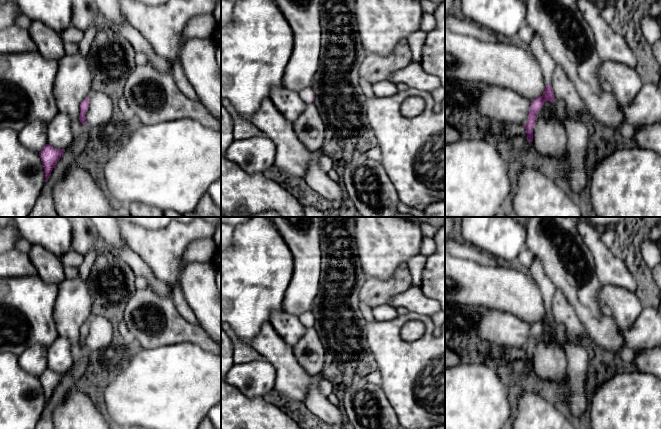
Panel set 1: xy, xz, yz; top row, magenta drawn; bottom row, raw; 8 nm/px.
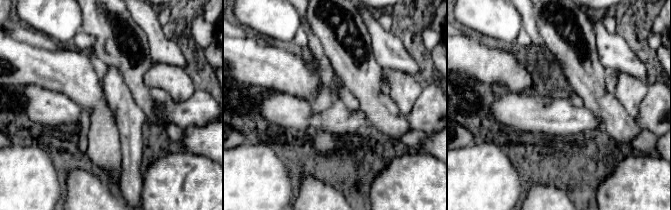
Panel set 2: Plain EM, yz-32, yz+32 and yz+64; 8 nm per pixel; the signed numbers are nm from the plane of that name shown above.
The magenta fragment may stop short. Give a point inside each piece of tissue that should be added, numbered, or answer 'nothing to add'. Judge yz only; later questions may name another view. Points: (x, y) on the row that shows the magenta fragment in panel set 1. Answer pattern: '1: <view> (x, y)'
1: yz (547, 64)

